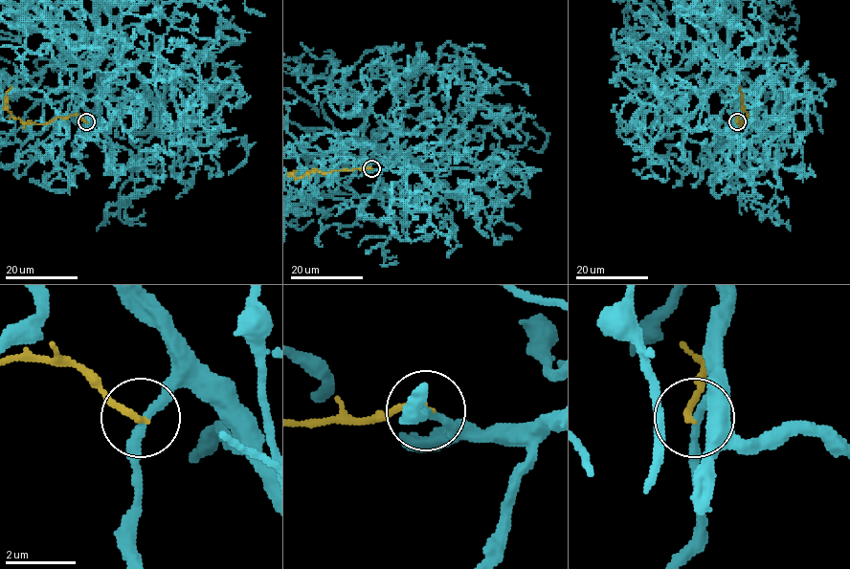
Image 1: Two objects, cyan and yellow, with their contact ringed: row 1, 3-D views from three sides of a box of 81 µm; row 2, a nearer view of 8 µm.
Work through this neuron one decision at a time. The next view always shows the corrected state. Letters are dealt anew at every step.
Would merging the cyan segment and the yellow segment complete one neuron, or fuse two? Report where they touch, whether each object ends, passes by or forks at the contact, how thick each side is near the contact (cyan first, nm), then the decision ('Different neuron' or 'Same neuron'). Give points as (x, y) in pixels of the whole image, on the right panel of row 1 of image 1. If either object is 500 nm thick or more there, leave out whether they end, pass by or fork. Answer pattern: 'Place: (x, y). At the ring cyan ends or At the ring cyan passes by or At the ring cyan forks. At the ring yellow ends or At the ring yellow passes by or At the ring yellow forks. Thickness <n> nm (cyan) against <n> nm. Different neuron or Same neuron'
Place: (737, 121). At the ring cyan passes by. At the ring yellow ends. Thickness 240 nm (cyan) against 180 nm. Different neuron

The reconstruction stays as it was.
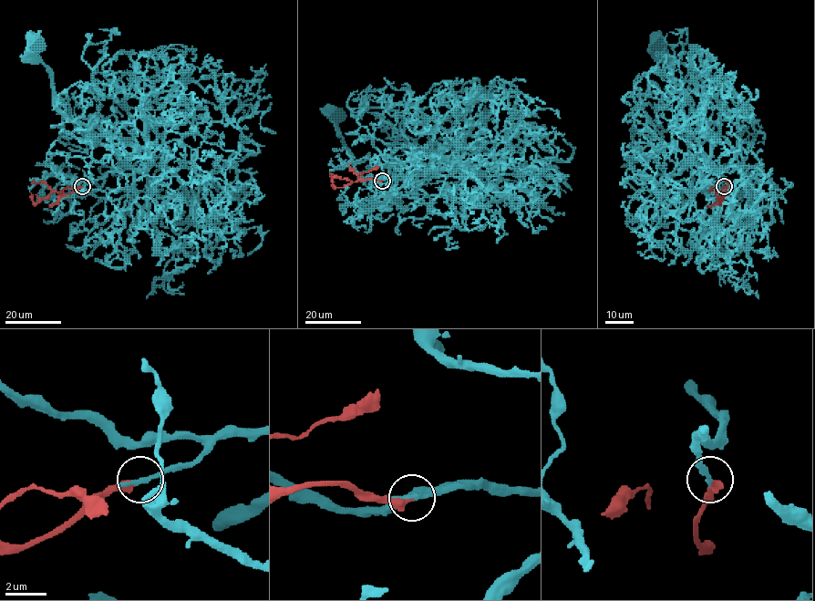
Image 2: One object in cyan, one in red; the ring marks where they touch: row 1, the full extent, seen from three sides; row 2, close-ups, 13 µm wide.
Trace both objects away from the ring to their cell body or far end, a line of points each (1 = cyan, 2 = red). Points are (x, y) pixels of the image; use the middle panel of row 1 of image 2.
1: (382, 180), (401, 180), (423, 154), (395, 144), (386, 165), (389, 168), (369, 160), (355, 163), (333, 116)
2: (382, 180), (352, 181), (332, 175), (333, 182)

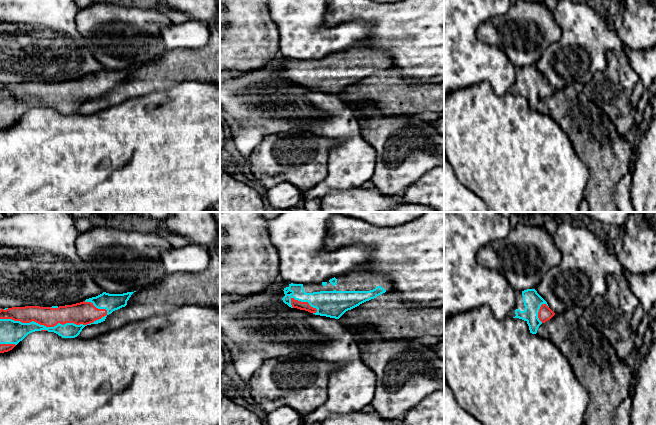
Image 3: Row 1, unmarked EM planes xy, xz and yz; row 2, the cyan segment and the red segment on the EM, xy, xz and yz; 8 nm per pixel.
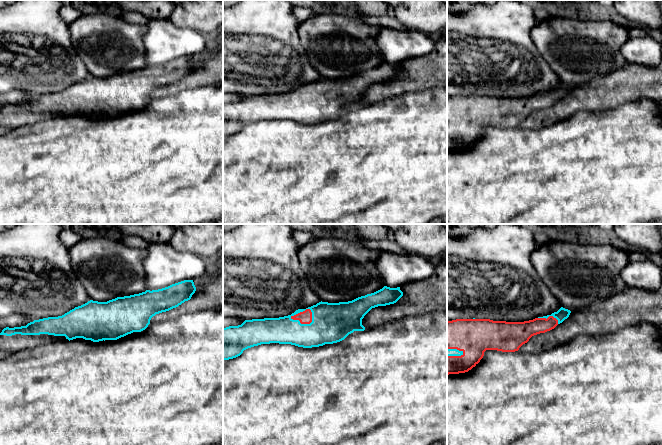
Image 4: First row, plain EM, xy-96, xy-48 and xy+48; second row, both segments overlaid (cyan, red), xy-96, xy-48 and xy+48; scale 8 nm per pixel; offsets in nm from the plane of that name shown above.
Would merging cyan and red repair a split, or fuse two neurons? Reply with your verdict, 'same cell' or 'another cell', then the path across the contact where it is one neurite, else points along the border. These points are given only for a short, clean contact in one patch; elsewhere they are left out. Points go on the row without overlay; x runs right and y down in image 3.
same cell

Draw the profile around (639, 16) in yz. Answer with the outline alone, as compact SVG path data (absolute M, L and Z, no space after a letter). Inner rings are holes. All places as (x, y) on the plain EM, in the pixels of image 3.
M624 0L624 44L643 51L656 46L656 0Z

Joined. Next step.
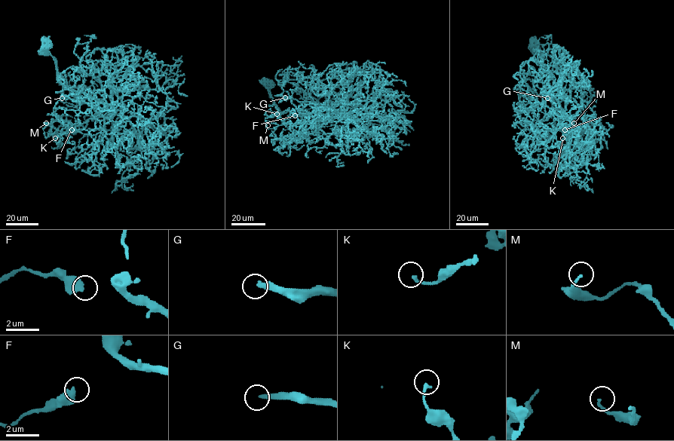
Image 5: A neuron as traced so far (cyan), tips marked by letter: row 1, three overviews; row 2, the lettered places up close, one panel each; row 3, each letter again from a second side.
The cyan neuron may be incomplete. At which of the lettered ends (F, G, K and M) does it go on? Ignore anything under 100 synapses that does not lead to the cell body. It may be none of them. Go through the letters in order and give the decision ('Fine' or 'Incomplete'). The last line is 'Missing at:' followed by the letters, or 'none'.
F: Fine
G: Incomplete
K: Fine
M: Fine
Missing at: G

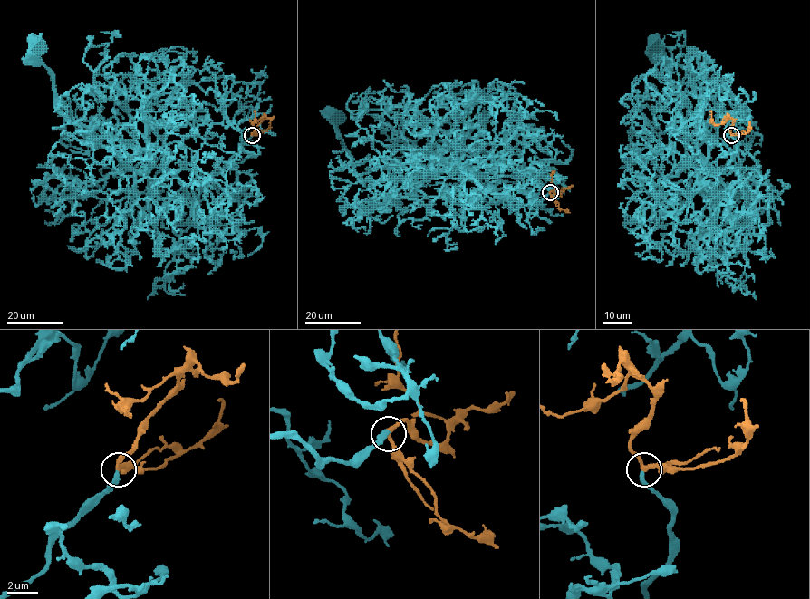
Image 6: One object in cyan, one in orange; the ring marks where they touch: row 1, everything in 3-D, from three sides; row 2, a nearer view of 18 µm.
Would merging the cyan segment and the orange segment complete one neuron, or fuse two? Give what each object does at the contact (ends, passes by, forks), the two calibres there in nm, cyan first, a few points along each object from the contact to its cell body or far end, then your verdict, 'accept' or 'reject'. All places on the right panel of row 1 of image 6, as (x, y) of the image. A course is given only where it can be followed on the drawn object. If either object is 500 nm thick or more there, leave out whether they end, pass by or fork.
cyan ends | orange passes by | 280/240 nm | cyan via (732, 135), (732, 161), (711, 173), (705, 168), (702, 85), (657, 48) | orange via (732, 135), (729, 129), (732, 120), (729, 118), (716, 125), (712, 122), (710, 110) | accept

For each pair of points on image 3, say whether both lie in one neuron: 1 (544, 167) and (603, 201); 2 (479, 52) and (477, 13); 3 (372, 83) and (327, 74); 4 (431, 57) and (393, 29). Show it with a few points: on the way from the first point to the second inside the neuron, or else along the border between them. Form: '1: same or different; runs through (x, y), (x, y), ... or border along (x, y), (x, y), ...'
1: different; border along (585, 166), (587, 168), (587, 188), (583, 198)
2: same; runs through (469, 44), (469, 23)
3: different; border along (373, 74), (348, 85), (340, 93)
4: same; runs through (422, 48), (414, 40), (406, 40), (402, 36)

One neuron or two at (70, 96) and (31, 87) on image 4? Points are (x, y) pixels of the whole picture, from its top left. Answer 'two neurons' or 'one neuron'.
two neurons

